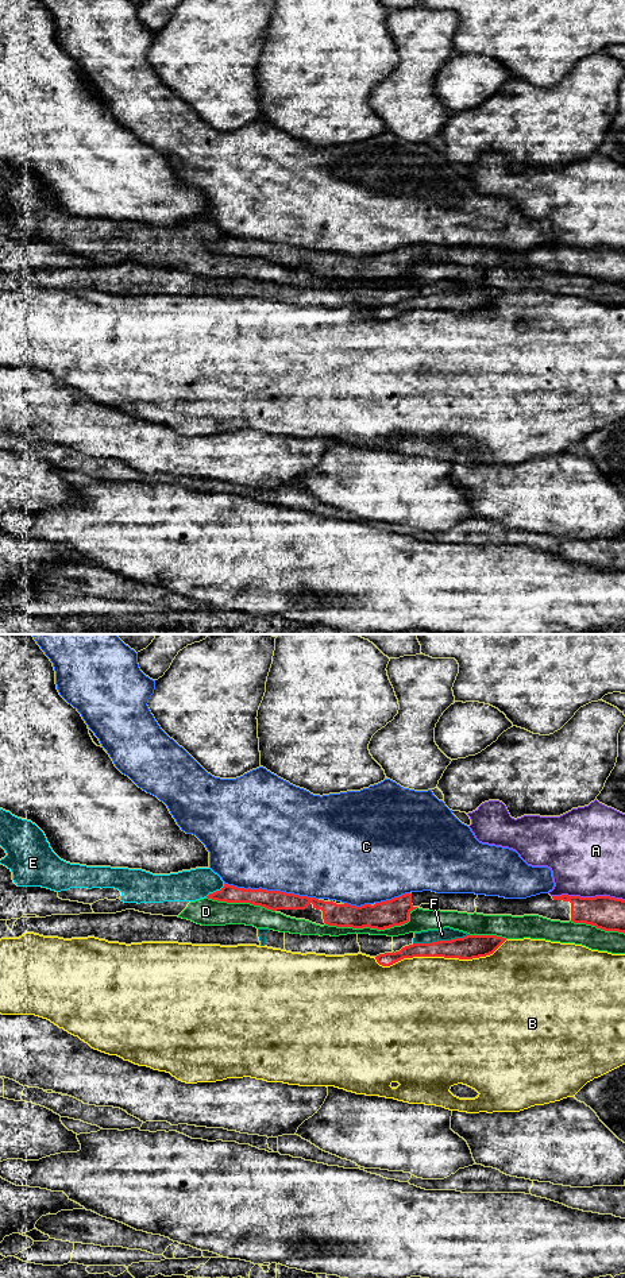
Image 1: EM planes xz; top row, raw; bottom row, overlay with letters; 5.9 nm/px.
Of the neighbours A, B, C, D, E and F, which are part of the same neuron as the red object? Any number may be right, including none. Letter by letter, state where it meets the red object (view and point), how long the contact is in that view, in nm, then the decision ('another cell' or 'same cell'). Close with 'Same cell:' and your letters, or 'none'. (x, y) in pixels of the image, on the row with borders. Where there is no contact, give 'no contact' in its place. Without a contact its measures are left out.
A: contact xz (589, 898); length 440 nm; another cell
B: contact xz (440, 956); length 800 nm; another cell
C: contact xz (272, 891); length 550 nm; another cell
D: contact xz (374, 927); length 550 nm; another cell
E: contact xz (216, 891); length 140 nm; another cell
F: contact xz (440, 941); length 340 nm; another cell
Same cell: none

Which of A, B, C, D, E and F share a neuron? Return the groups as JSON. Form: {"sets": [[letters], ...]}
{"sets": [["A"], ["B"], ["C"], ["D", "E"], ["F"]]}

